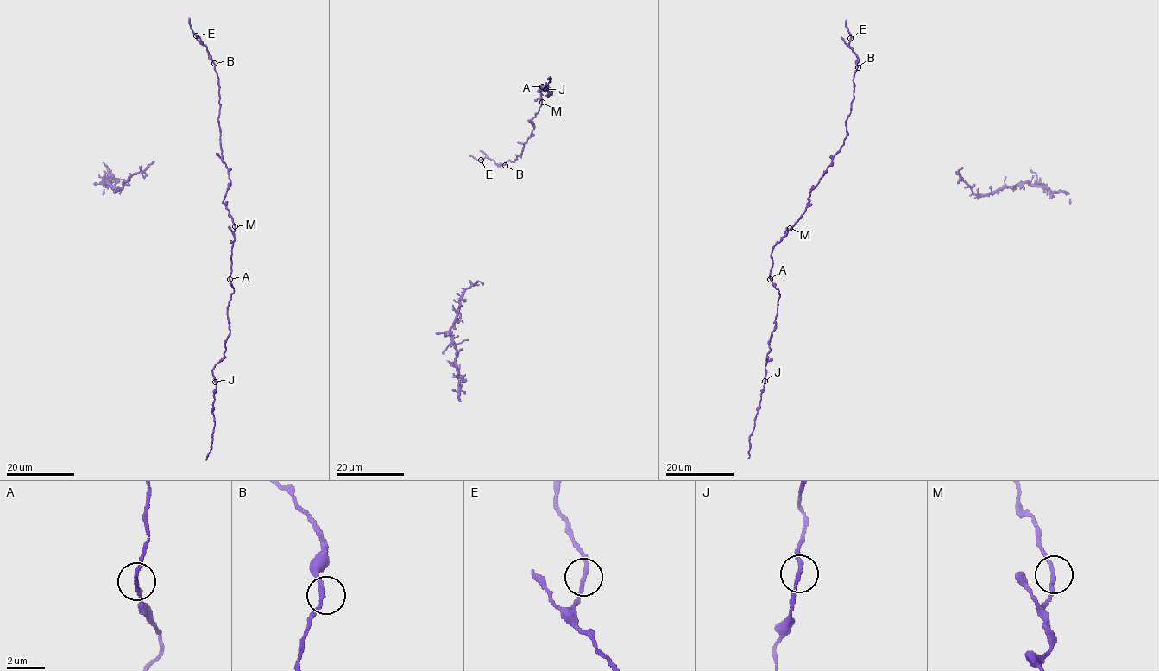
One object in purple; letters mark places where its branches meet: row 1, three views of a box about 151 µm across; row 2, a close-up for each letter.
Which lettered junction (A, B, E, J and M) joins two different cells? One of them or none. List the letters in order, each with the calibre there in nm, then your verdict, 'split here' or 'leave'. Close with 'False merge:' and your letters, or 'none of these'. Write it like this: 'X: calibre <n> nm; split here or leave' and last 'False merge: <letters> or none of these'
A: calibre 190 nm; leave
B: calibre 200 nm; leave
E: calibre 200 nm; leave
J: calibre 200 nm; leave
M: calibre 200 nm; leave
False merge: none of these

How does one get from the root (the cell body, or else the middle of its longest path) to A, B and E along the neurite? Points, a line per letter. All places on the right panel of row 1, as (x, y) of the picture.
A: (824, 174), (810, 192), (805, 211), (772, 249), (770, 279)
B: (824, 174), (846, 136), (846, 120), (853, 98), (853, 75), (858, 67)
E: (824, 174), (846, 136), (846, 120), (853, 98), (853, 75), (857, 68), (857, 55), (848, 45), (850, 38)

